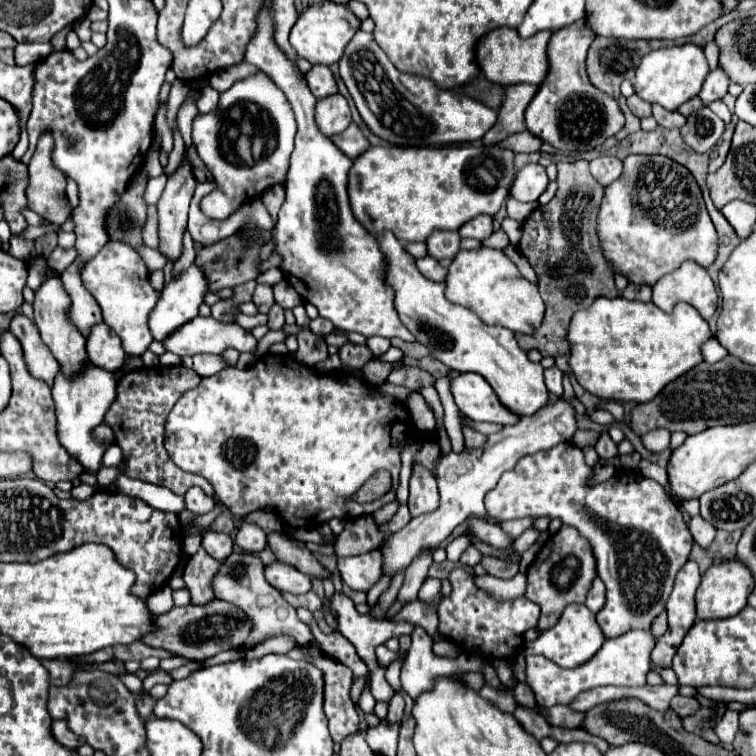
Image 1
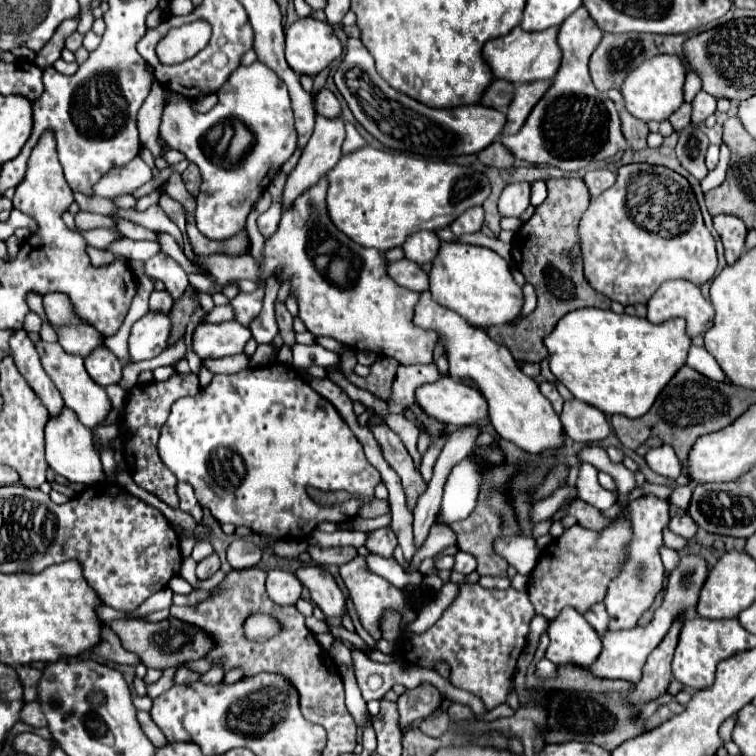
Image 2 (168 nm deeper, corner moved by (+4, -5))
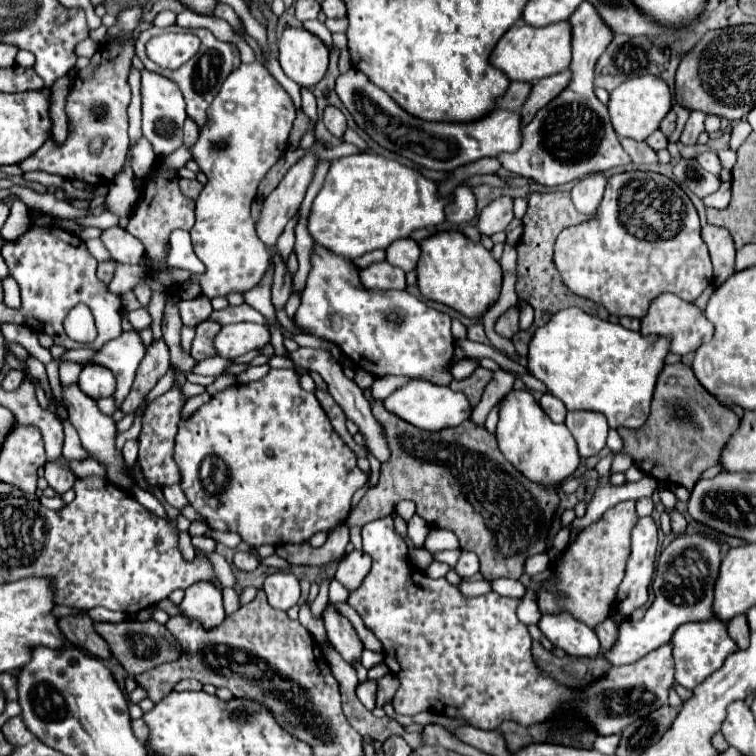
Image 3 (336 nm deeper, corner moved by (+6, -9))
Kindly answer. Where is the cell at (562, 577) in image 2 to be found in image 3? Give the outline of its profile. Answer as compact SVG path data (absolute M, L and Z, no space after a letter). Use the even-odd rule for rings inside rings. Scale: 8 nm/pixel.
M621 501L607 509L599 521L585 527L577 541L561 555L555 565L553 581L567 595L567 599L557 599L549 591L539 591L541 613L557 613L567 609L589 627L597 627L601 621L605 621L615 601L617 587L625 575L625 563L631 549L631 529L635 527L637 519L639 515L635 511L635 501Z

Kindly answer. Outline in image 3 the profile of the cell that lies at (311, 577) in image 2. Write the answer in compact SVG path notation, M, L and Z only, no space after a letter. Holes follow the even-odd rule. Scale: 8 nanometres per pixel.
M327 605L325 613L323 613L323 621L325 621L325 629L327 629L327 637L333 643L333 647L341 653L341 657L349 663L355 665L361 661L361 653L363 653L363 643L359 641L353 625L335 611L333 605Z

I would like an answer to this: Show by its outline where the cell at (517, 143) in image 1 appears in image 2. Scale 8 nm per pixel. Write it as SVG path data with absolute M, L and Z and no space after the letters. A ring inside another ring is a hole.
M497 139L493 141L487 149L483 149L479 153L479 161L485 163L485 165L493 165L493 167L499 167L499 169L505 169L505 167L511 167L515 165L515 155Z

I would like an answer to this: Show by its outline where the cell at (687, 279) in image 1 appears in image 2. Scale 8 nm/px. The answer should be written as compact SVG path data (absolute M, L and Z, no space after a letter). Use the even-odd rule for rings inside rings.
M685 279L663 283L647 303L647 319L663 323L671 317L687 319L687 333L691 337L705 333L713 321L713 305L701 295L699 287Z

